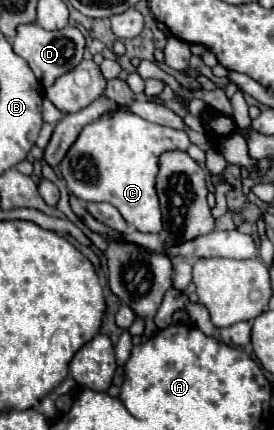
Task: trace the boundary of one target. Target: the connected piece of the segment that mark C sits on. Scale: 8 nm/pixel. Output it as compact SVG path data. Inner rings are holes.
M121 104L115 112L103 114L97 122L87 124L71 150L65 154L61 162L61 174L67 182L67 188L85 202L109 202L113 204L127 224L133 224L139 232L158 234L163 229L162 213L159 210L159 198L155 192L155 178L159 172L159 154L171 150L187 150L191 146L189 138L181 130L173 130L169 126L153 124L129 110L127 104Z

